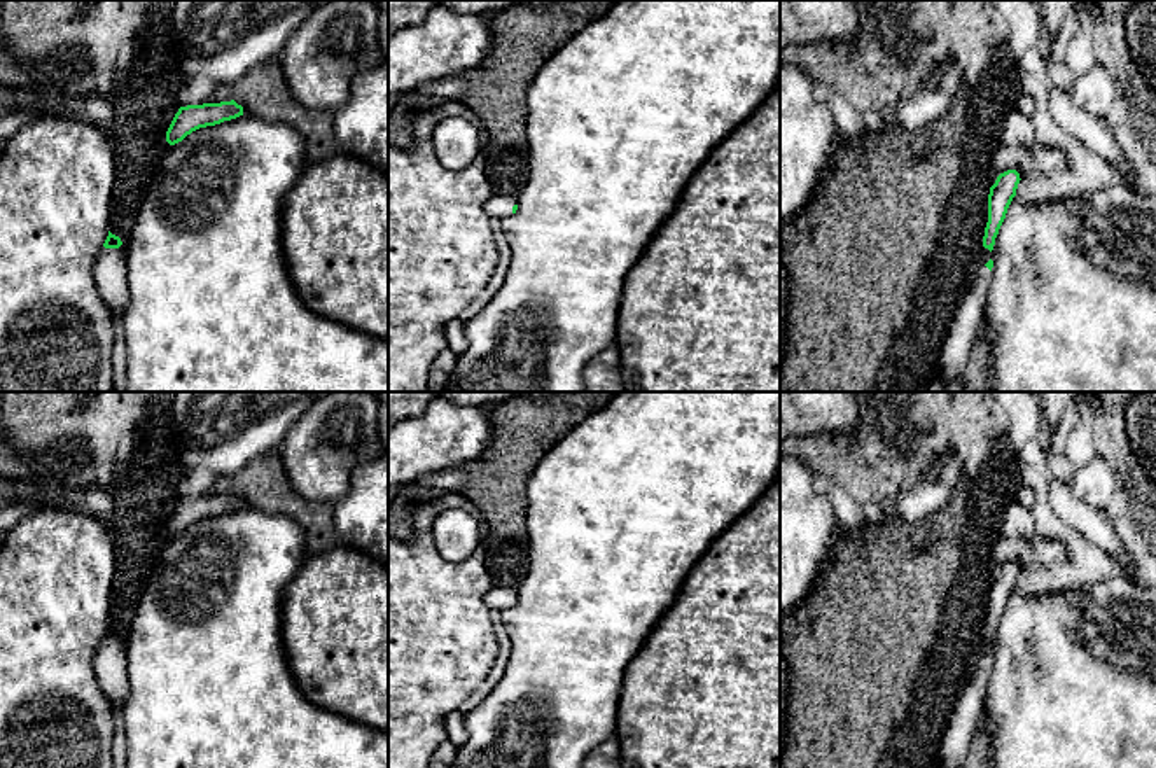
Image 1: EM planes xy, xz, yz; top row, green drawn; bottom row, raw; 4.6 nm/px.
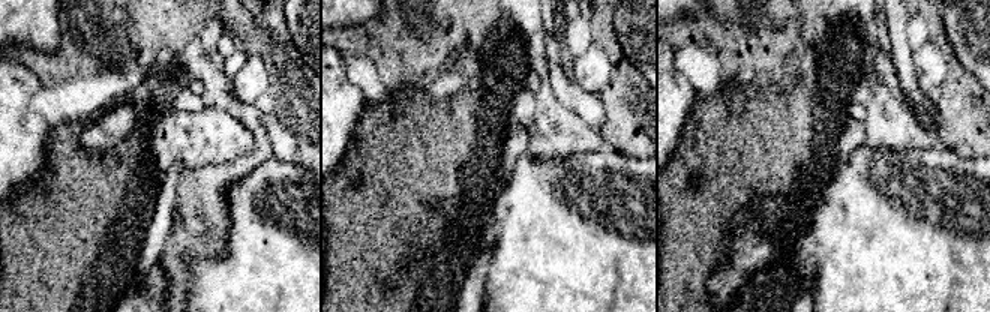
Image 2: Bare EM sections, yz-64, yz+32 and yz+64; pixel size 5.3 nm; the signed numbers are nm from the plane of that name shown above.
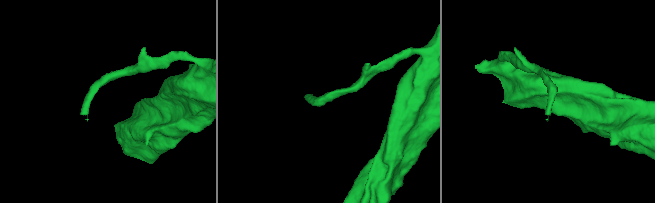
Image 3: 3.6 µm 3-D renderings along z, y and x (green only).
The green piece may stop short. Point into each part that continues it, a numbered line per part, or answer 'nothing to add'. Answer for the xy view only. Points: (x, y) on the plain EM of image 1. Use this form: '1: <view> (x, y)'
1: xy (111, 655)

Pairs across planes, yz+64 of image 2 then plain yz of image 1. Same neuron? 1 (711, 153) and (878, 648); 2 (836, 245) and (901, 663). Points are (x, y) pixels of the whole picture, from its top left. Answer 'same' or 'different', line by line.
1: same
2: different

